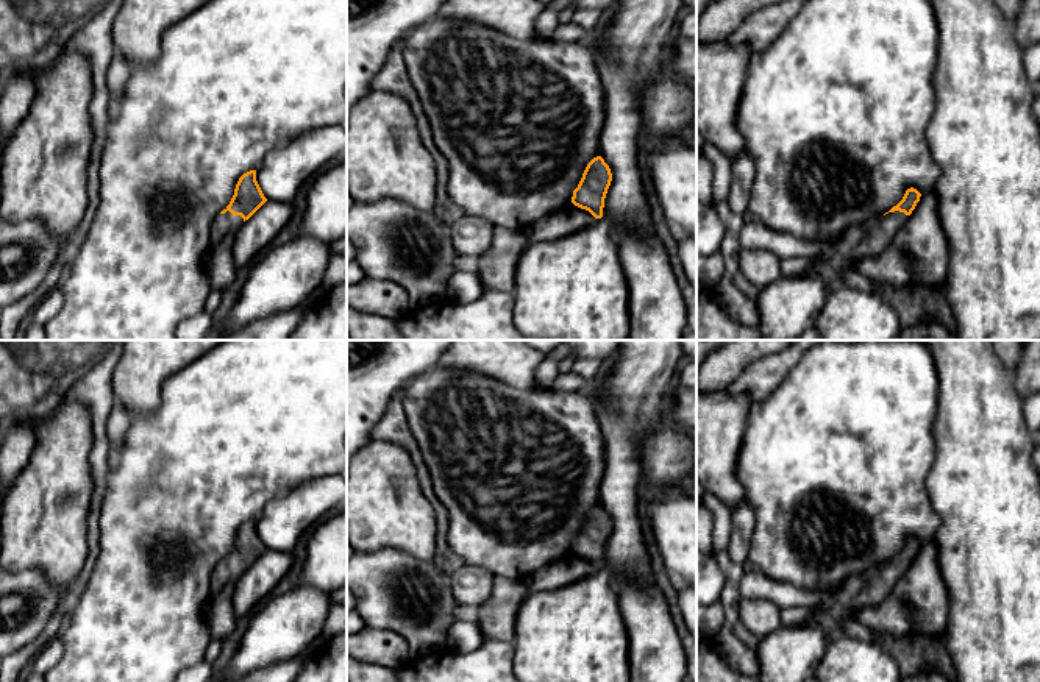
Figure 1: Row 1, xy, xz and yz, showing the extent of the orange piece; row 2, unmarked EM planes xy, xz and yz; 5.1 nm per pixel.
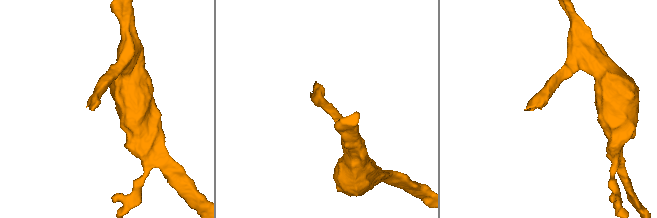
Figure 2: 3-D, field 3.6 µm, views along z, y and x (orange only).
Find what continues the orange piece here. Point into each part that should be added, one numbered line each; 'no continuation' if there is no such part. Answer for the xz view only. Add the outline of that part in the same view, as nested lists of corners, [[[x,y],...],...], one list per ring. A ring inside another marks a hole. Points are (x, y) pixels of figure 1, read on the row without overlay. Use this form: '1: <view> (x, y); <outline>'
no continuation

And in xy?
1: xy (224, 575); [[[230,560],[219,563],[211,577],[211,595],[217,595],[226,585],[234,585],[236,581],[242,576],[244,568],[240,565],[233,565]]]

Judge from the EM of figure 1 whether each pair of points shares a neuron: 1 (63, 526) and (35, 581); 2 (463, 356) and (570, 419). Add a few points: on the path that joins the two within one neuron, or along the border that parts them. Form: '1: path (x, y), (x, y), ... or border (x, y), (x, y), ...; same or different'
1: border (16, 570), (41, 570), (64, 593); different
2: border (483, 375), (514, 387), (536, 387); different

